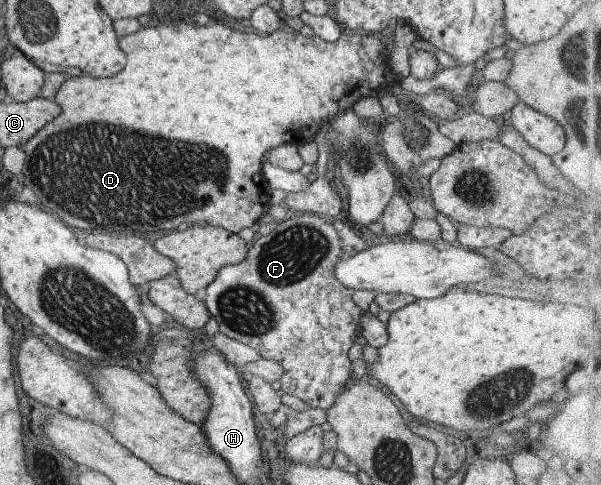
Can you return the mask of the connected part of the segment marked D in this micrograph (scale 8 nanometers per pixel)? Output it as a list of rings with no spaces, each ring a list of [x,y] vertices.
[[[187,20],[178,27],[169,24],[141,27],[140,31],[119,38],[119,45],[120,49],[127,53],[126,67],[120,73],[107,78],[68,76],[53,99],[60,105],[62,113],[48,125],[44,125],[22,146],[26,153],[26,165],[24,165],[26,185],[36,193],[40,205],[54,211],[66,225],[88,231],[108,229],[110,233],[138,233],[138,231],[156,233],[156,231],[172,231],[180,223],[186,223],[188,226],[194,224],[220,226],[237,234],[244,227],[252,227],[263,216],[266,207],[270,206],[271,187],[263,173],[264,153],[280,147],[283,143],[299,146],[305,141],[314,140],[322,125],[330,123],[336,115],[340,115],[346,109],[353,109],[360,99],[369,95],[380,98],[390,92],[390,85],[396,82],[389,67],[389,54],[386,53],[385,44],[370,33],[357,32],[354,35],[342,33],[336,41],[328,42],[316,35],[309,38],[287,29],[278,28],[271,34],[242,33],[226,27],[221,22],[195,25],[194,22]]]

